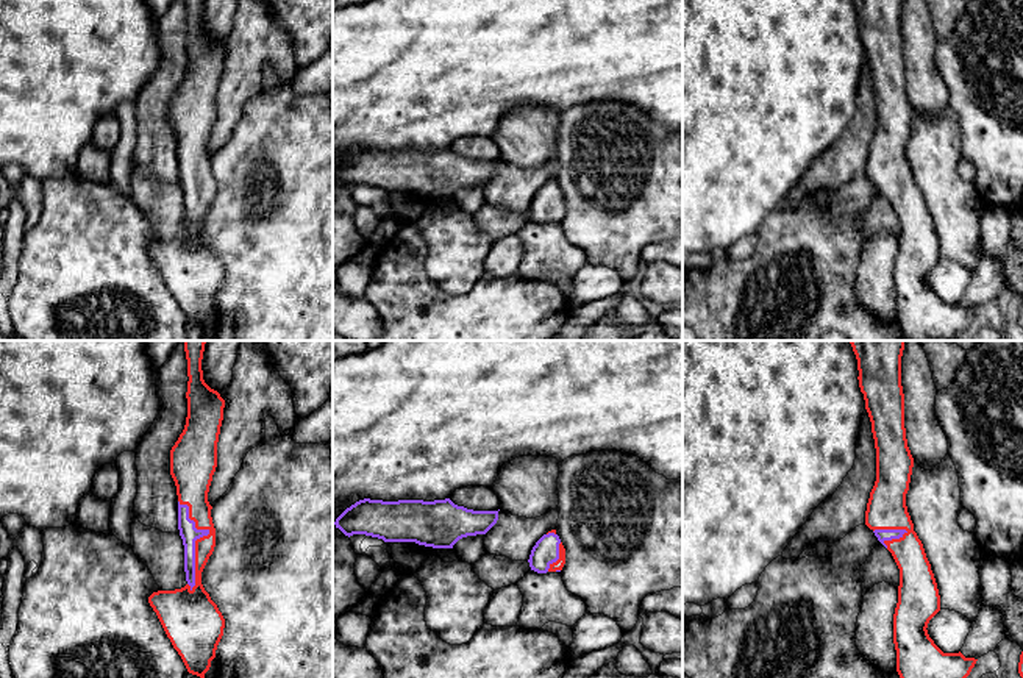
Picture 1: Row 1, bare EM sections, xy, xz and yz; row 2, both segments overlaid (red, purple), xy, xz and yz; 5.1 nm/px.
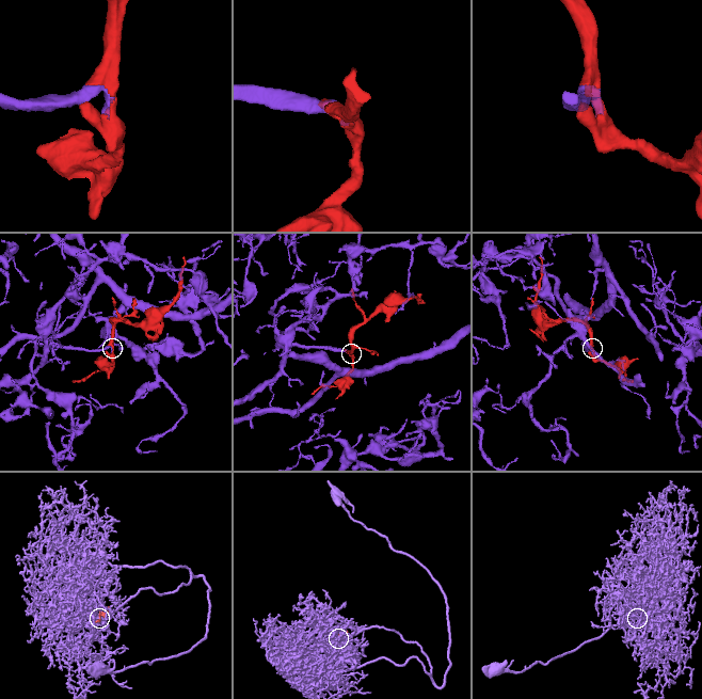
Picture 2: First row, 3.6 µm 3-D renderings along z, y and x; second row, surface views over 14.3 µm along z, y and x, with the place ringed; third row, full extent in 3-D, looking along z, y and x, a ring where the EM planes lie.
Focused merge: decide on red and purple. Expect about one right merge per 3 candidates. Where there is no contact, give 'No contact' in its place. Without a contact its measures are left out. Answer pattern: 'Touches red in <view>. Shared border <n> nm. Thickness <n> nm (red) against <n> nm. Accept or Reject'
Touches red in xy. Shared border 480 nm. Thickness 160 nm (red) against 90 nm. Accept

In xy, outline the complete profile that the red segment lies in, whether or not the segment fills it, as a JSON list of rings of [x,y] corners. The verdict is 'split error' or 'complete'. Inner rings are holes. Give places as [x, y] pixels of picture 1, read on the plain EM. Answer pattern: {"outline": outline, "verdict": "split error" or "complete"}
{"outline": [[[184,0],[187,9],[187,67],[183,83],[170,100],[170,125],[178,145],[178,180],[184,195],[184,222],[187,234],[175,241],[158,241],[148,247],[173,298],[189,323],[205,330],[223,286],[225,269],[201,234],[201,222],[216,197],[212,156],[208,142],[217,117],[217,92],[223,70],[225,50],[203,30],[205,0]]], "verdict": "split error"}

